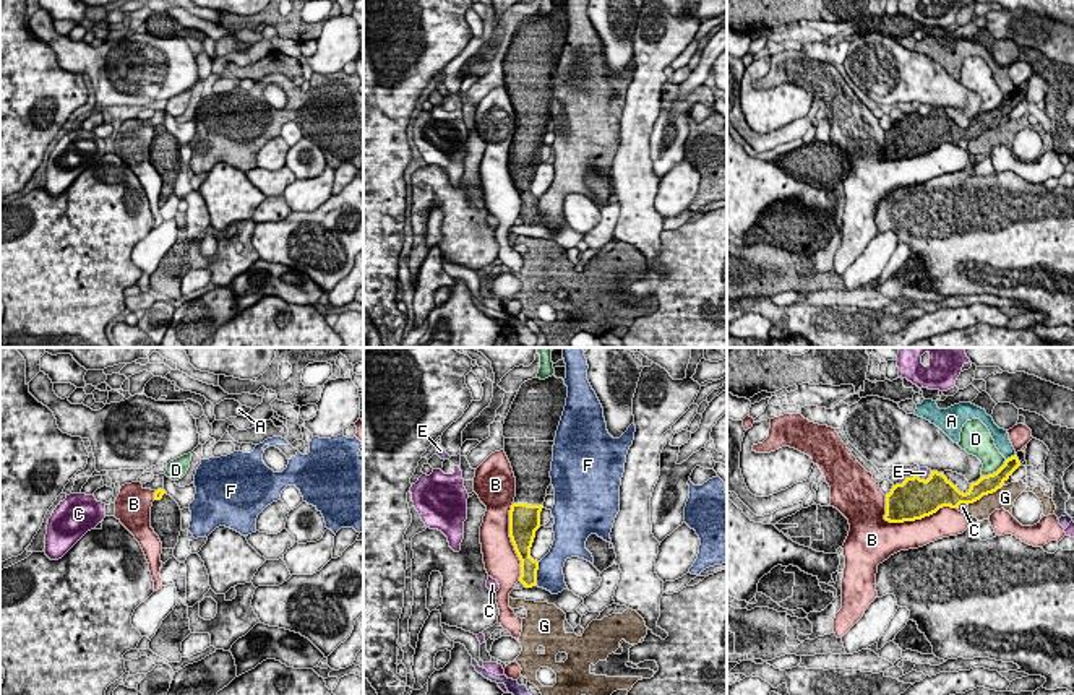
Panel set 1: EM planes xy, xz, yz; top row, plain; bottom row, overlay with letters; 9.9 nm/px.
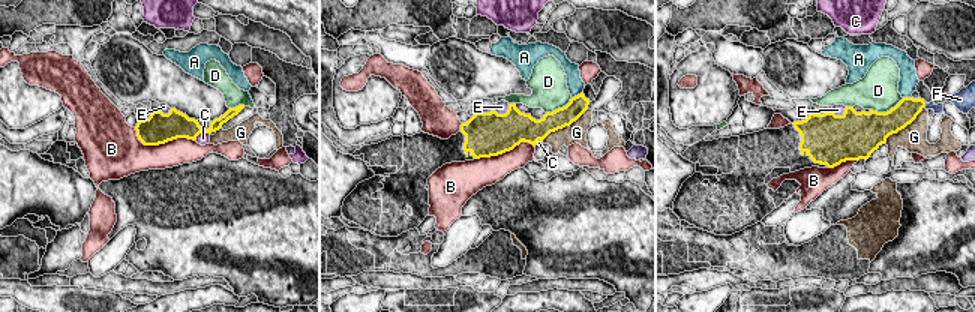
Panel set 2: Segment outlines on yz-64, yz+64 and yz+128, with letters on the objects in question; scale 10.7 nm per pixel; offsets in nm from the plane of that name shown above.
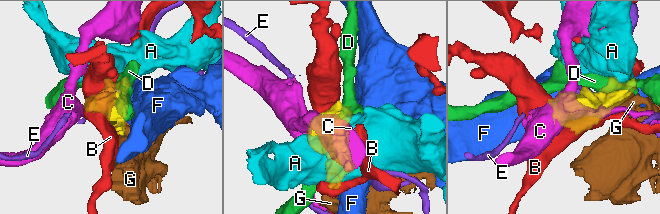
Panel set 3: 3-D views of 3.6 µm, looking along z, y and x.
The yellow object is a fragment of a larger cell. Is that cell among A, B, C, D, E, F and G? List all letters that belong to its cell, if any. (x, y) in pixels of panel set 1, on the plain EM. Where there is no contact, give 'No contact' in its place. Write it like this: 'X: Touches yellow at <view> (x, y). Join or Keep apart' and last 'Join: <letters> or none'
A: Touches yellow at yz (1011, 93). Keep apart
B: Touches yellow at yz (919, 155). Keep apart
C: Touches yellow at yz (961, 138). Keep apart
D: Touches yellow at yz (993, 109). Keep apart
E: Touches yellow at yz (923, 116). Keep apart
F: Touches yellow at xz (536, 210). Keep apart
G: Touches yellow at yz (985, 130). Keep apart
Join: none

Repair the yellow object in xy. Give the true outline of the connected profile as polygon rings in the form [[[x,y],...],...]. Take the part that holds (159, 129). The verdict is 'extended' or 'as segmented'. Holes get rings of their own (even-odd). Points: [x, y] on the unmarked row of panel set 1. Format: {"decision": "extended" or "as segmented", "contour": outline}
{"decision": "extended", "contour": [[[164,125],[154,128],[151,164],[159,172],[162,185],[175,185],[182,167],[182,146]]]}

